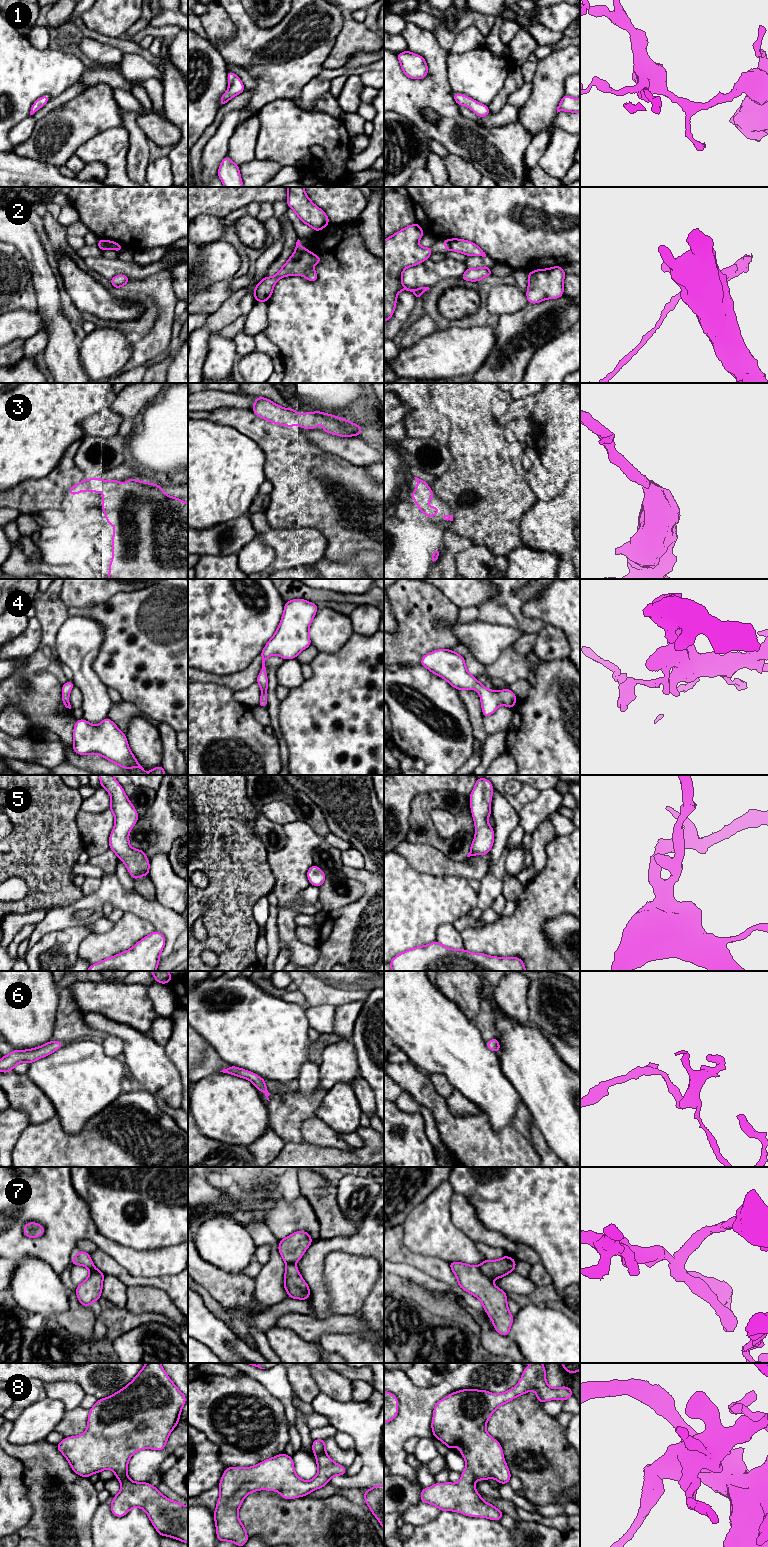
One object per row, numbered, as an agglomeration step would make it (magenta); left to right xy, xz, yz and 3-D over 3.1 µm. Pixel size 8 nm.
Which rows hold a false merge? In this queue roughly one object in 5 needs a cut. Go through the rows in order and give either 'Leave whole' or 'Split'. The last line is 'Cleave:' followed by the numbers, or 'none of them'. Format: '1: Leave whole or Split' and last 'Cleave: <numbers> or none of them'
1: Leave whole
2: Split
3: Leave whole
4: Leave whole
5: Leave whole
6: Leave whole
7: Leave whole
8: Leave whole
Cleave: 2

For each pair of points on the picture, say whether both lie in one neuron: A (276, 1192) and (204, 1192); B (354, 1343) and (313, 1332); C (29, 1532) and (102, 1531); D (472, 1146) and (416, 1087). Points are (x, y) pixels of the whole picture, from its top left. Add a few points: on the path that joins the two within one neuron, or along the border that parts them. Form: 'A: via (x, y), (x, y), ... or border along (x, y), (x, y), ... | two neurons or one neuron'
A: via (258, 1201), (222, 1201) | one neuron
B: border along (348, 1335), (326, 1333), (319, 1339) | two neurons
C: border along (97, 1508), (91, 1521), (91, 1536) | two neurons
D: via (457, 1131), (431, 1102) | one neuron

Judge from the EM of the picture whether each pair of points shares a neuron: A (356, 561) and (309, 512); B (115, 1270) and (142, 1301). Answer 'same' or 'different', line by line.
A: different
B: different

